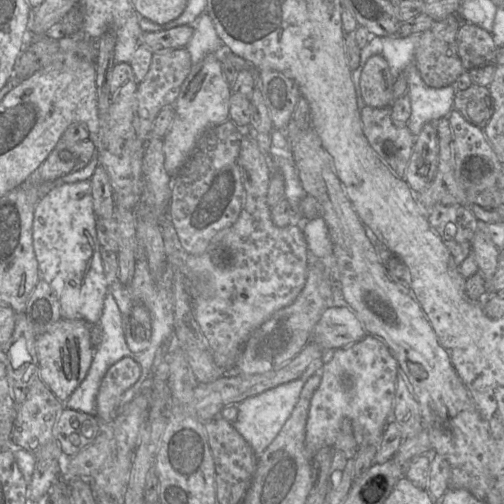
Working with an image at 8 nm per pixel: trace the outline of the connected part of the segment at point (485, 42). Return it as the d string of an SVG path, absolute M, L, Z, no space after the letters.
M462 22L457 33L457 51L466 71L494 63L498 47L485 29Z

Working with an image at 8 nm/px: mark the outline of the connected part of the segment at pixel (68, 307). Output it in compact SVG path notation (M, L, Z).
M90 180L56 186L43 196L34 209L33 249L40 278L55 291L61 317L99 324L109 284L104 274L101 245L96 234Z

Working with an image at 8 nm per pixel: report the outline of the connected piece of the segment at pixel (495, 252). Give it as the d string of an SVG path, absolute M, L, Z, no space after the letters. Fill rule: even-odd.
M480 221L472 243L472 254L479 268L478 272L489 282L496 272L500 250L487 233L486 224Z

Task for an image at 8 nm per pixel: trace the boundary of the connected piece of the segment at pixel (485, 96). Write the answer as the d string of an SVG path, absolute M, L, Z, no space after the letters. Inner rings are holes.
M473 83L454 95L453 107L471 124L483 129L494 112L493 99L488 87Z

